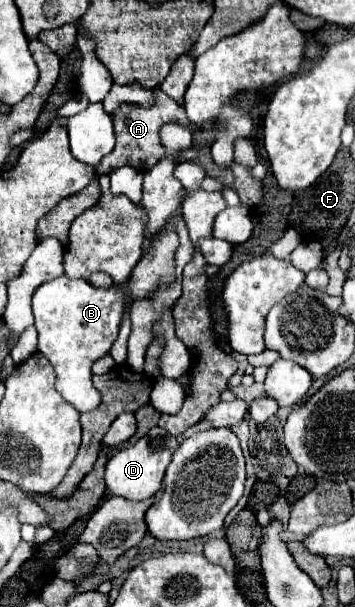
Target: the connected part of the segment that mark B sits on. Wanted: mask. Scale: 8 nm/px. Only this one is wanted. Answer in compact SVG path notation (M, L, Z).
M66 275L54 281L42 283L32 297L32 313L38 329L38 351L52 363L56 373L56 391L80 413L92 411L100 405L100 393L92 385L92 365L96 359L104 357L118 337L118 327L122 321L122 309L126 307L124 295L116 289L96 289L84 279L70 279Z

